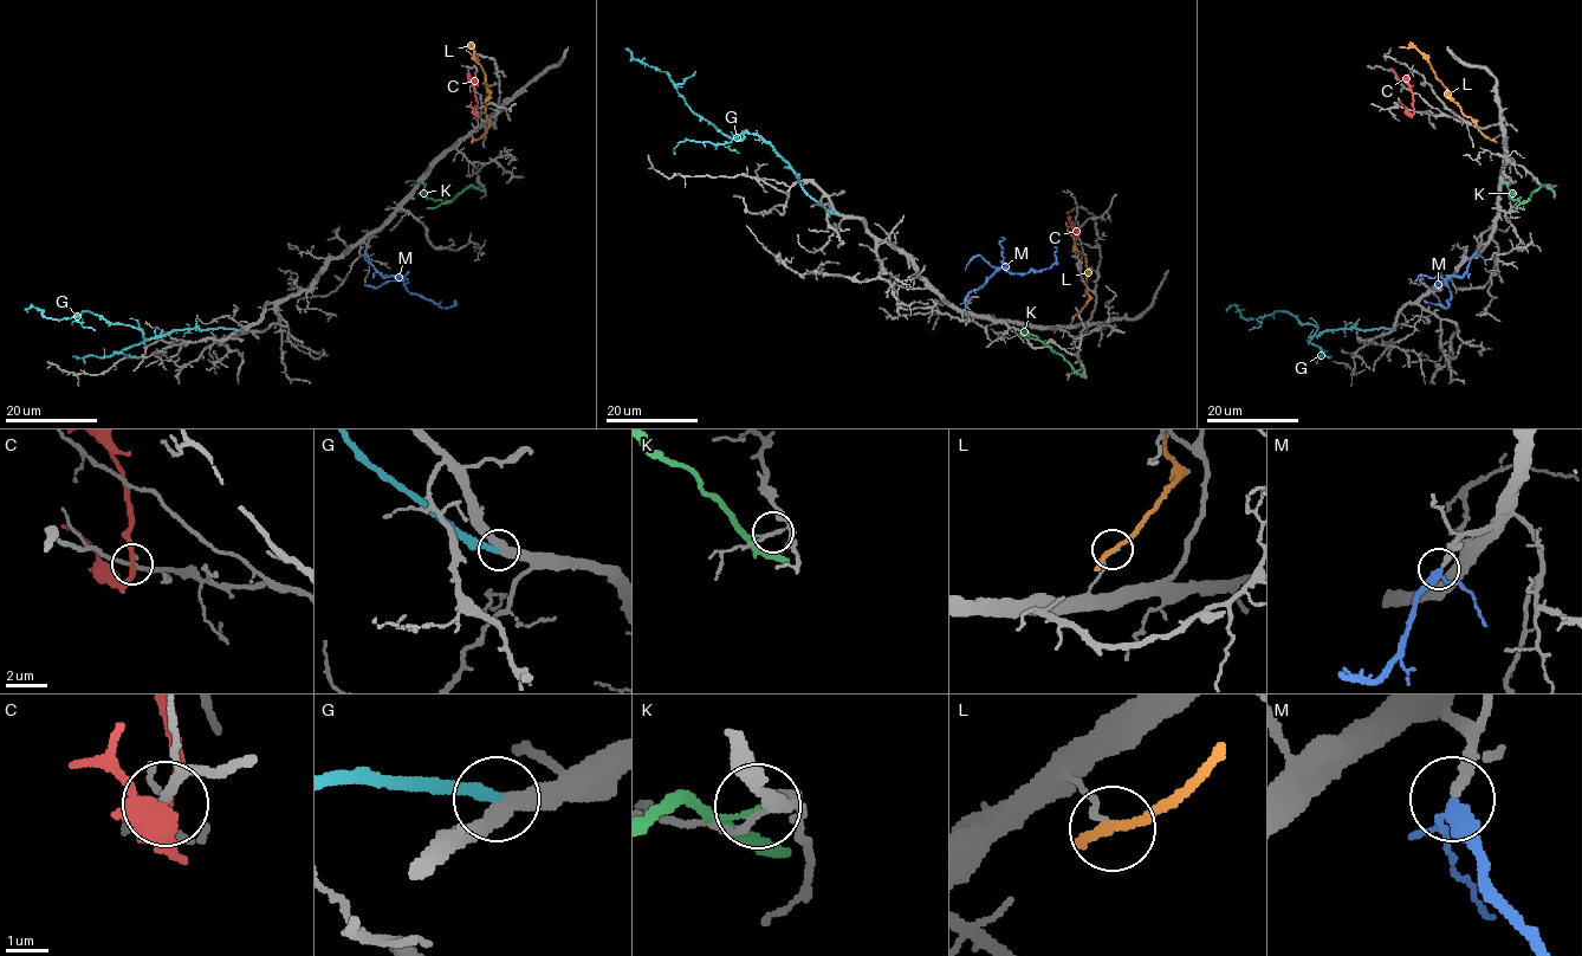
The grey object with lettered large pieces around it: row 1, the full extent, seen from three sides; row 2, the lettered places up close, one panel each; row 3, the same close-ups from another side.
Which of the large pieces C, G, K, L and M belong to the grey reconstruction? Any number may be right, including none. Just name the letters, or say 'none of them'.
G, M

